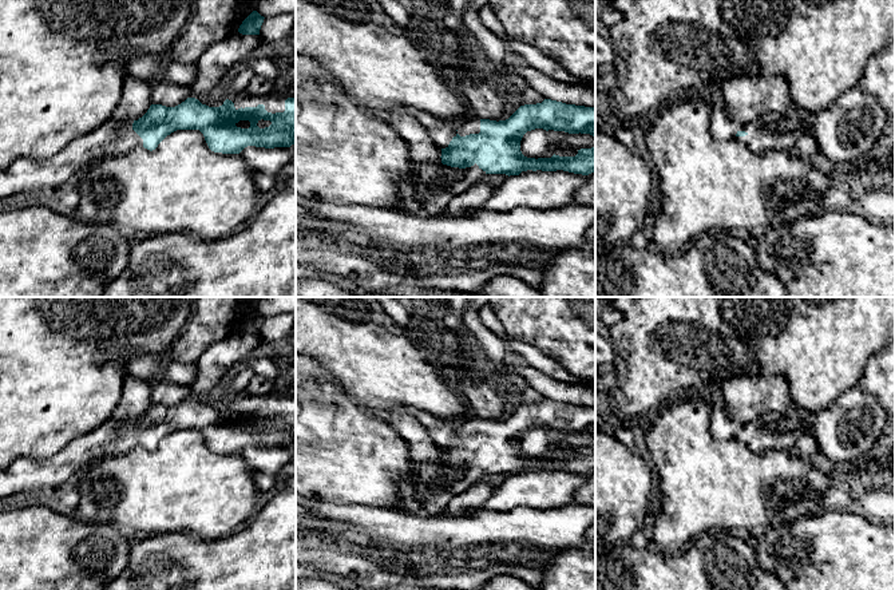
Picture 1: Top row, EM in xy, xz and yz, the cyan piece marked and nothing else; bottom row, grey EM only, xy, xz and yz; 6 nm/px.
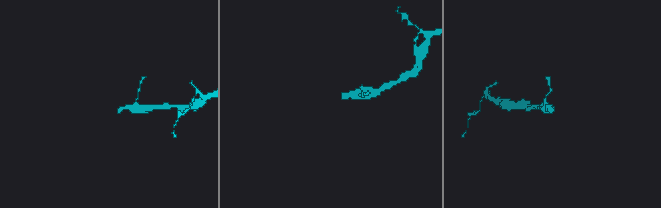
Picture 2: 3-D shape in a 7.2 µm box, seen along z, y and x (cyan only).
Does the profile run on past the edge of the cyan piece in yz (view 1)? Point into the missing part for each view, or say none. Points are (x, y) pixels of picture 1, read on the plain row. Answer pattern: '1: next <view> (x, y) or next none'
1: next yz (781, 432)

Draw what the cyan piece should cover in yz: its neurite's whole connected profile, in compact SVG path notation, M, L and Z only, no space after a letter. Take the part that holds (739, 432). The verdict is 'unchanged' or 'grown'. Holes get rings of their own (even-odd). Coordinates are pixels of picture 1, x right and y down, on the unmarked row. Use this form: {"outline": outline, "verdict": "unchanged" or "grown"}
{"outline": "M791 409L783 415L740 424L734 439L755 452L781 450L795 454L800 435L812 432L815 423L816 413Z", "verdict": "grown"}

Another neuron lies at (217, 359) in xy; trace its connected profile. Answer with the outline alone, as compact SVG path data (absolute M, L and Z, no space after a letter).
M234 332L223 340L214 342L197 360L197 376L190 384L191 397L211 391L231 365L246 360L260 345L260 334L242 334Z

